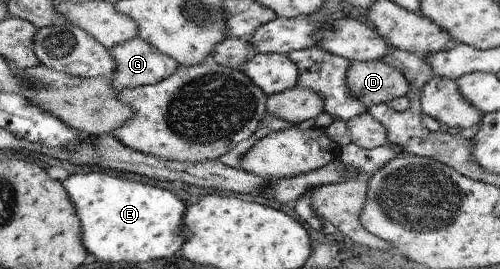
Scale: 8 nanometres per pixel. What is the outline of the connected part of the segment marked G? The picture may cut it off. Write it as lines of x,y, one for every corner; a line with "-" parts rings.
136,36
107,50
117,66
106,79
117,92
158,83
179,66
175,59

